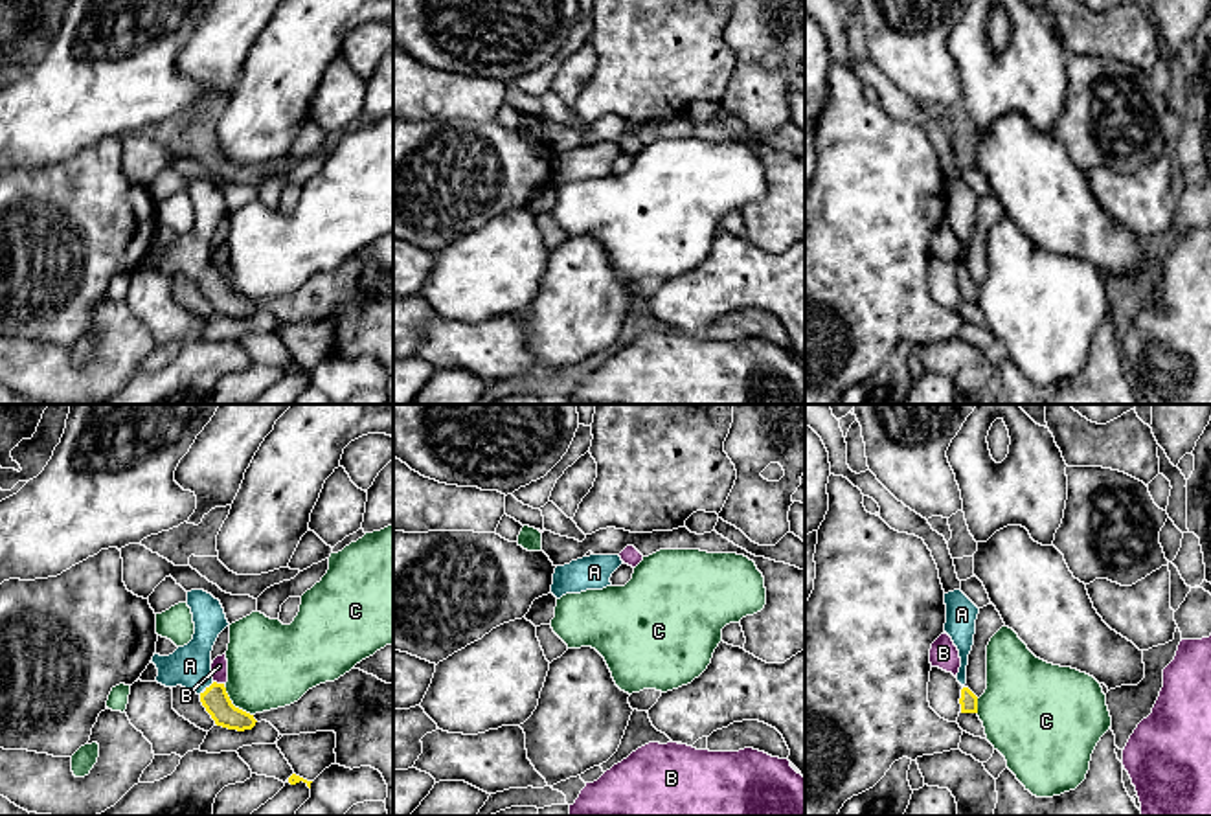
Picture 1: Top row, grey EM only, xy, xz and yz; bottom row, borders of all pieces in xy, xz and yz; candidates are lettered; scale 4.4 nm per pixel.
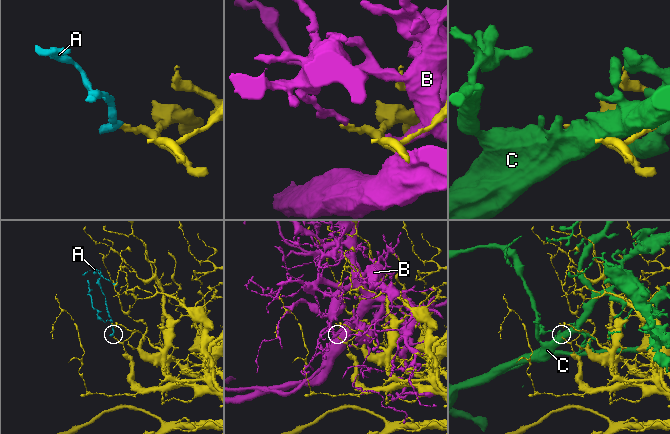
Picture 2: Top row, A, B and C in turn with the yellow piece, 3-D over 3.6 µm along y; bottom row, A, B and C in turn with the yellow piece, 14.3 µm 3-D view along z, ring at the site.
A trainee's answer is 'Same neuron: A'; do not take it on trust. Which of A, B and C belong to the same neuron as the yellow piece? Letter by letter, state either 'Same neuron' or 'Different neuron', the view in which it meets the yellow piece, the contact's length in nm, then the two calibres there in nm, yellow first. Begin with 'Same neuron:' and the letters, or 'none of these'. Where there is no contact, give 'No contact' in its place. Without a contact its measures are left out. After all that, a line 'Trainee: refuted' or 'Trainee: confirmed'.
Same neuron: A
A: Same neuron. Touches yellow in xy. Shared border 50 nm. Thickness 120 nm (yellow) against 190 nm
B: Different neuron. Touches yellow in xy. Shared border 50 nm. Thickness 120 nm (yellow) against 70 nm
C: Different neuron. Touches yellow in xy. Shared border 110 nm. Thickness 120 nm (yellow) against 380 nm
Trainee: confirmed

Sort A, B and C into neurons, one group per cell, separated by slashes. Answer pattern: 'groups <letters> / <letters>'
groups A / B / C

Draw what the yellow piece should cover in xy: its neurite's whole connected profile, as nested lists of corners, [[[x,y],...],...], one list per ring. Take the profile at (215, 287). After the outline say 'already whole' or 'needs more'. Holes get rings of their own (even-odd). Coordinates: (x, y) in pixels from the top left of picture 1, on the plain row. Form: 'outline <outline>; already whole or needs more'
outline [[[191,178],[187,195],[195,211],[193,228],[169,244],[154,241],[151,250],[158,257],[156,270],[165,276],[182,274],[197,281],[217,314],[237,320],[252,318],[257,311],[254,303],[235,296],[224,272],[211,266],[213,233],[230,213],[221,189],[204,178]]]; needs more

